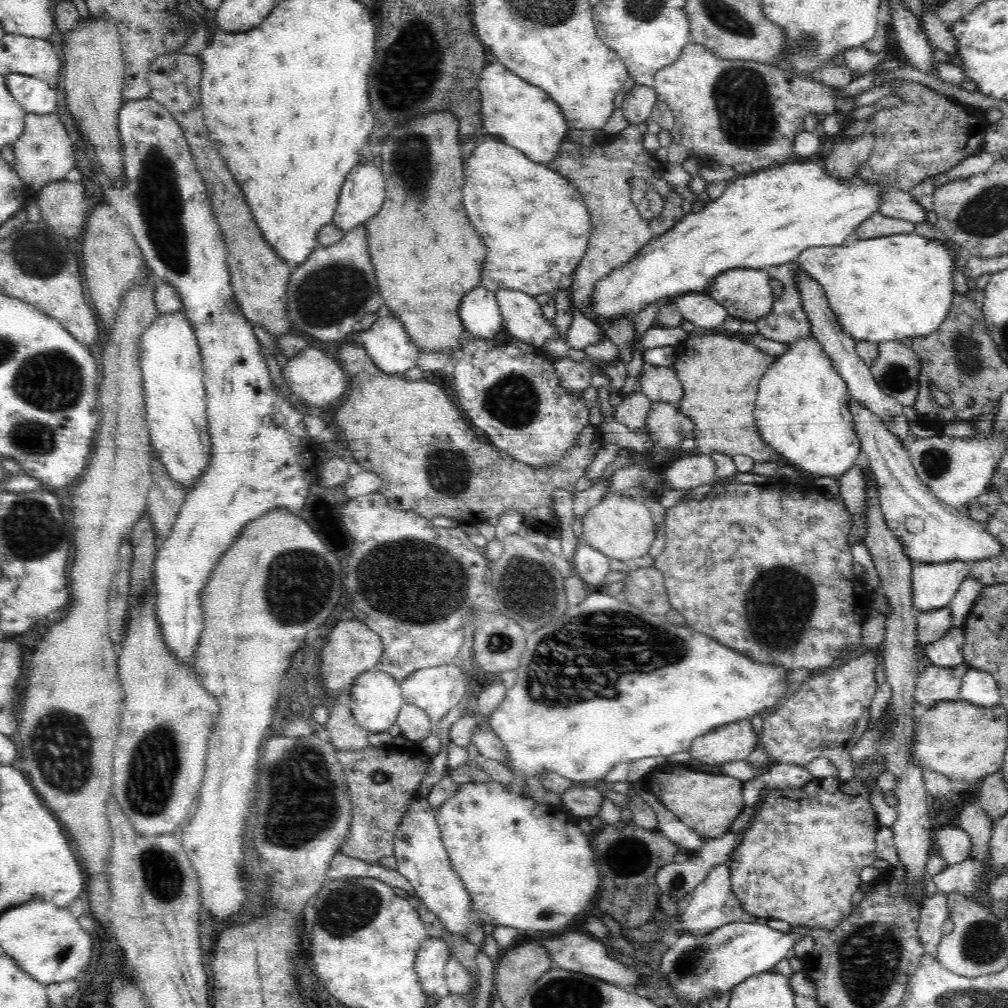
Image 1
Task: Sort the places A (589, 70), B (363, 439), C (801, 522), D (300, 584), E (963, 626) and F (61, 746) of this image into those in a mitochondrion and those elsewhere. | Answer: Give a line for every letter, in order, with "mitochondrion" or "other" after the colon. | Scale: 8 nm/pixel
A: other
B: other
C: other
D: mitochondrion
E: other
F: mitochondrion

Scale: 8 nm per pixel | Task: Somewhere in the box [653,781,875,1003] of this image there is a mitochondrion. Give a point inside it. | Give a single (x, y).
(685, 964)

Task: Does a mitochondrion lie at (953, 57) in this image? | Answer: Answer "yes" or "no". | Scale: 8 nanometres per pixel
no

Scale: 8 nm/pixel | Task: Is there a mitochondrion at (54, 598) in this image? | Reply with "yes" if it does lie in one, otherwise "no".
no

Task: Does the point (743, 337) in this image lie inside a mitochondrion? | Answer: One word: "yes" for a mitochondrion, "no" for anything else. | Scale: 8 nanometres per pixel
no

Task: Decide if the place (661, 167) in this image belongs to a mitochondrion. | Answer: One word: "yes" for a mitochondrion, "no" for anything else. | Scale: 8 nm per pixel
no

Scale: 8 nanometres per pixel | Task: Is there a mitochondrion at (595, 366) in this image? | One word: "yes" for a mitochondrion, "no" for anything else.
no

